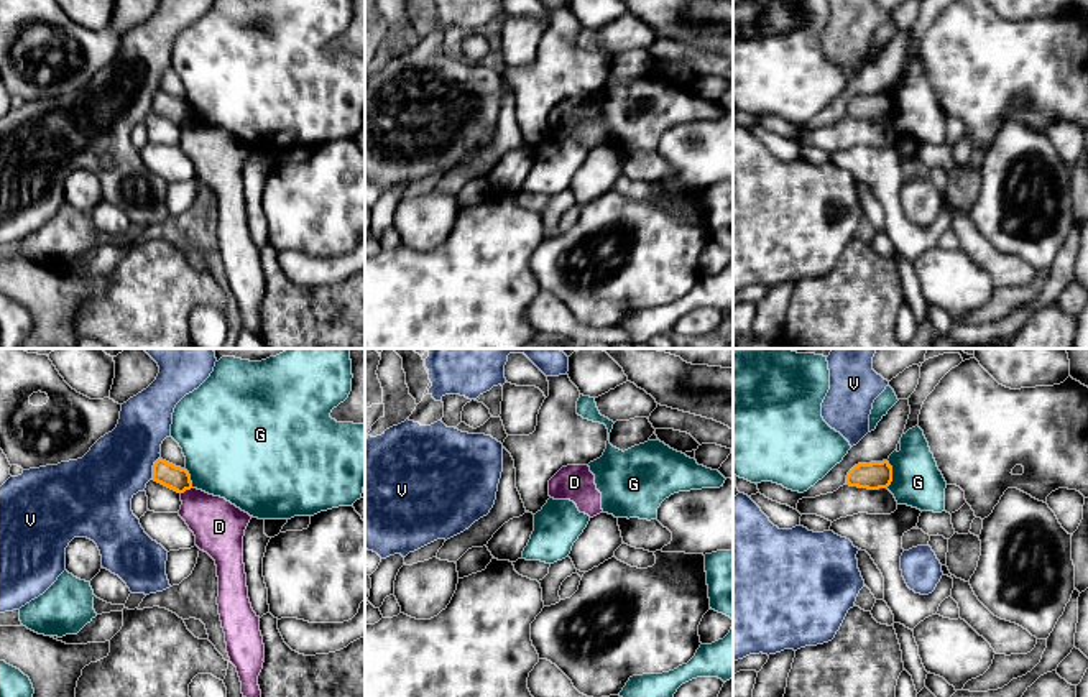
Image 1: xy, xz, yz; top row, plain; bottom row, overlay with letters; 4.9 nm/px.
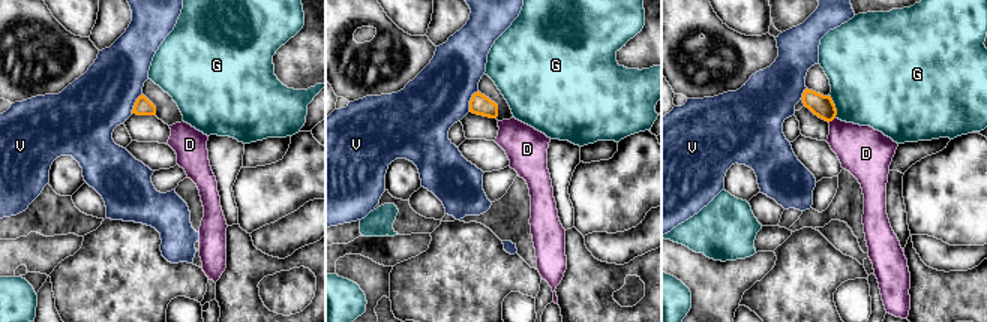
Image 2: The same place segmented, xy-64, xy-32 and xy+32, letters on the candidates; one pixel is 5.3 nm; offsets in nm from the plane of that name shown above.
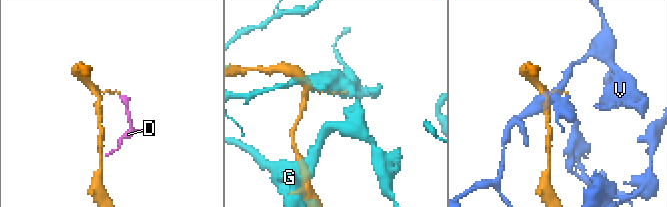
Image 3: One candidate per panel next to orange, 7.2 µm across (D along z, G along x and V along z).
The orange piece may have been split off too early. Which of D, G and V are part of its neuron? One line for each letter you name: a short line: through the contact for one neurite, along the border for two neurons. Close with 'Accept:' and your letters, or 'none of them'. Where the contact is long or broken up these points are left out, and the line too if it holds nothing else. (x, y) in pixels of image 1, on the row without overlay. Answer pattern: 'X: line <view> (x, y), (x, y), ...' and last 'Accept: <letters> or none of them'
Accept: none of them

